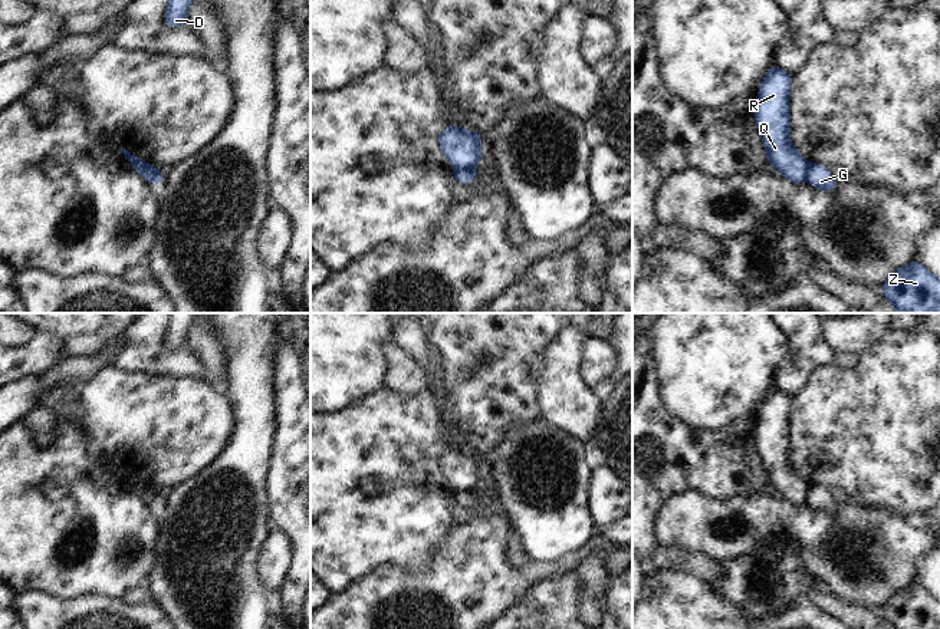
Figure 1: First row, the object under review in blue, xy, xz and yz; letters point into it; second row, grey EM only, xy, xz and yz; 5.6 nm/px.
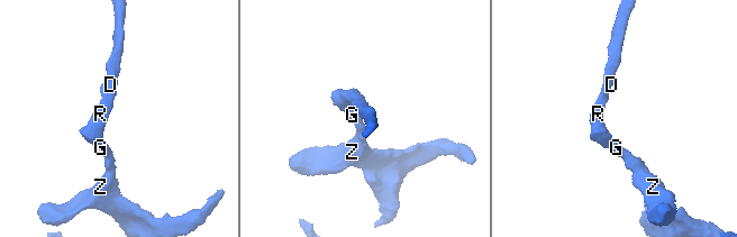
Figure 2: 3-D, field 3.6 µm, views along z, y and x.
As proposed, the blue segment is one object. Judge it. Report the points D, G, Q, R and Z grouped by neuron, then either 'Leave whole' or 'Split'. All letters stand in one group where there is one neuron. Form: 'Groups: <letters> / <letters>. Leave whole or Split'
Groups: D Q R / G Z. Split

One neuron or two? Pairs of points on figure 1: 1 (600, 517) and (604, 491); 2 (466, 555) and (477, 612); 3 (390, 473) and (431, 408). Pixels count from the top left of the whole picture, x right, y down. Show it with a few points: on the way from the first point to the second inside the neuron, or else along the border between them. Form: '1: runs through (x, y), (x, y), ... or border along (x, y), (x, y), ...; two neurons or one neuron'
1: runs through (604, 511), (604, 497); one neuron
2: runs through (467, 569), (467, 585), (472, 590), (472, 598); one neuron
3: runs through (390, 457), (390, 450), (416, 424); one neuron

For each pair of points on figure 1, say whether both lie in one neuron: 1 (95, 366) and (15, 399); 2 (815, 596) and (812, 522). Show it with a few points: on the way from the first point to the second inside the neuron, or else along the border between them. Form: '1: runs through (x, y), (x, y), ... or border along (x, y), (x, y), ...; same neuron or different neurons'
1: runs through (75, 372), (35, 387); same neuron
2: border along (831, 592), (863, 605); different neurons

